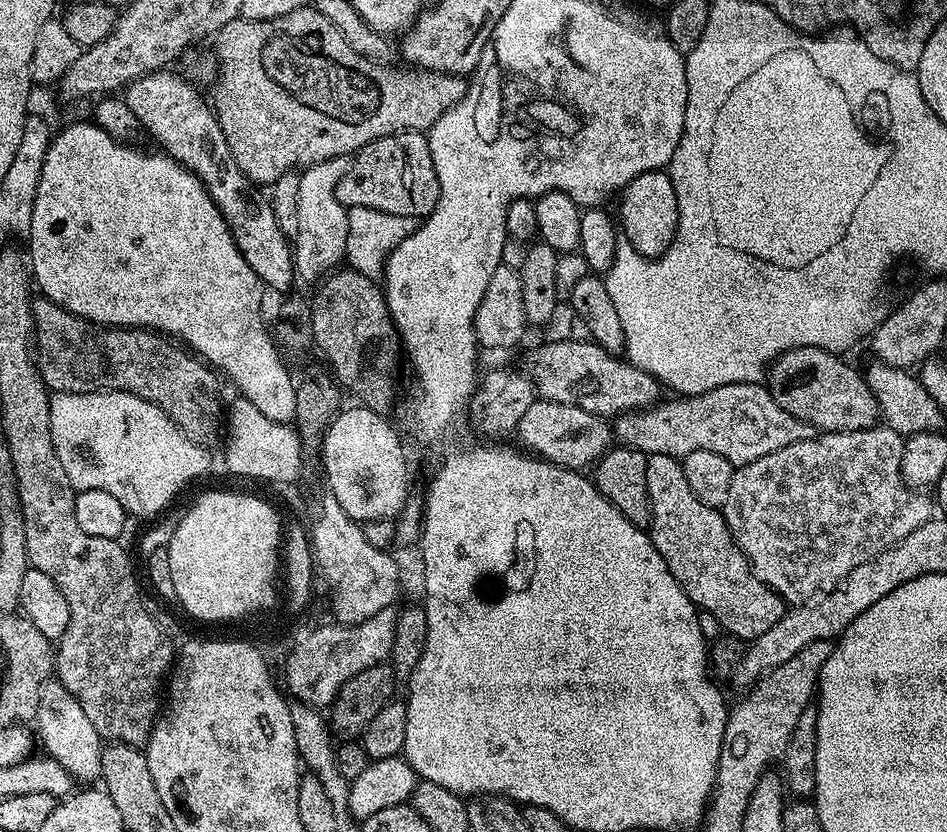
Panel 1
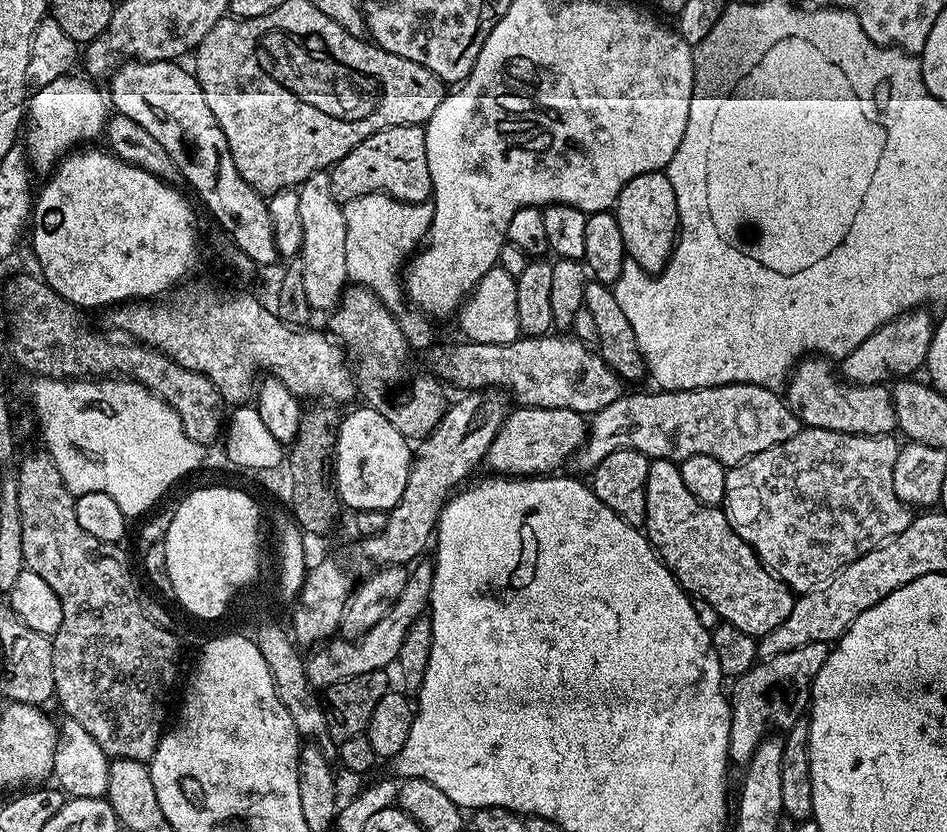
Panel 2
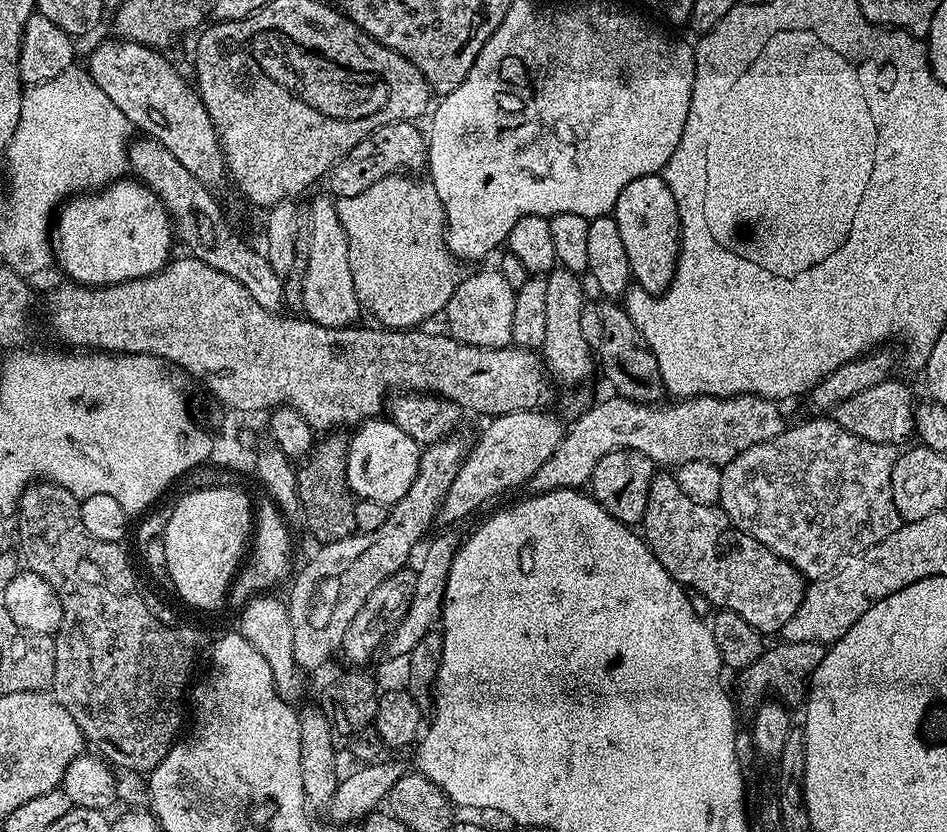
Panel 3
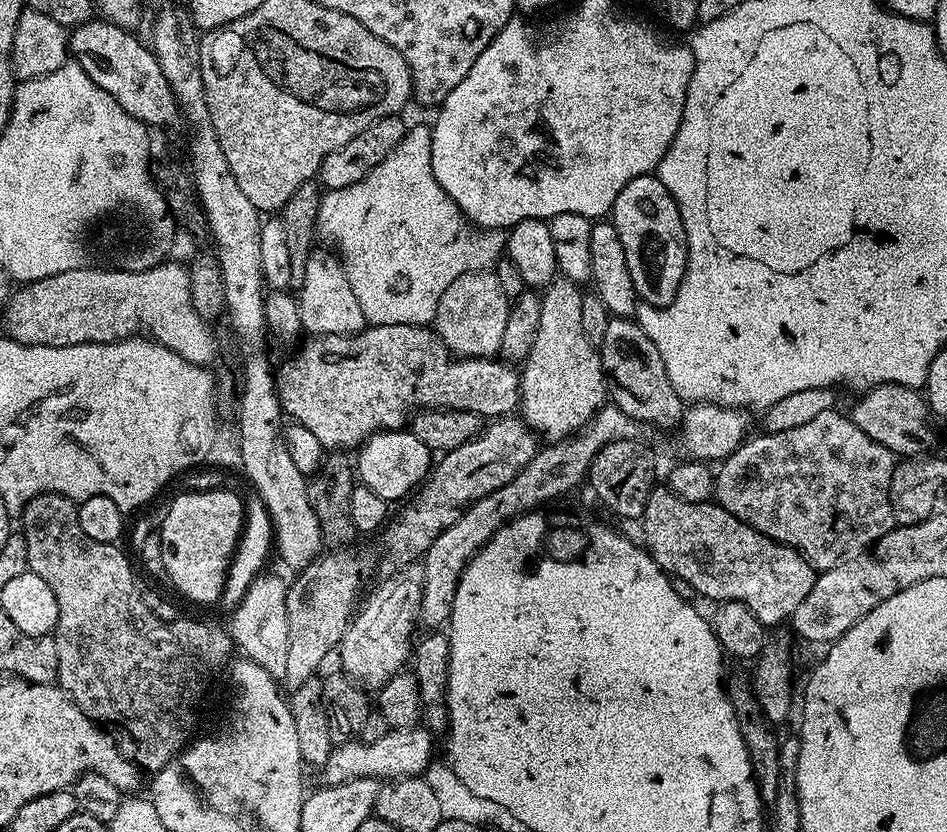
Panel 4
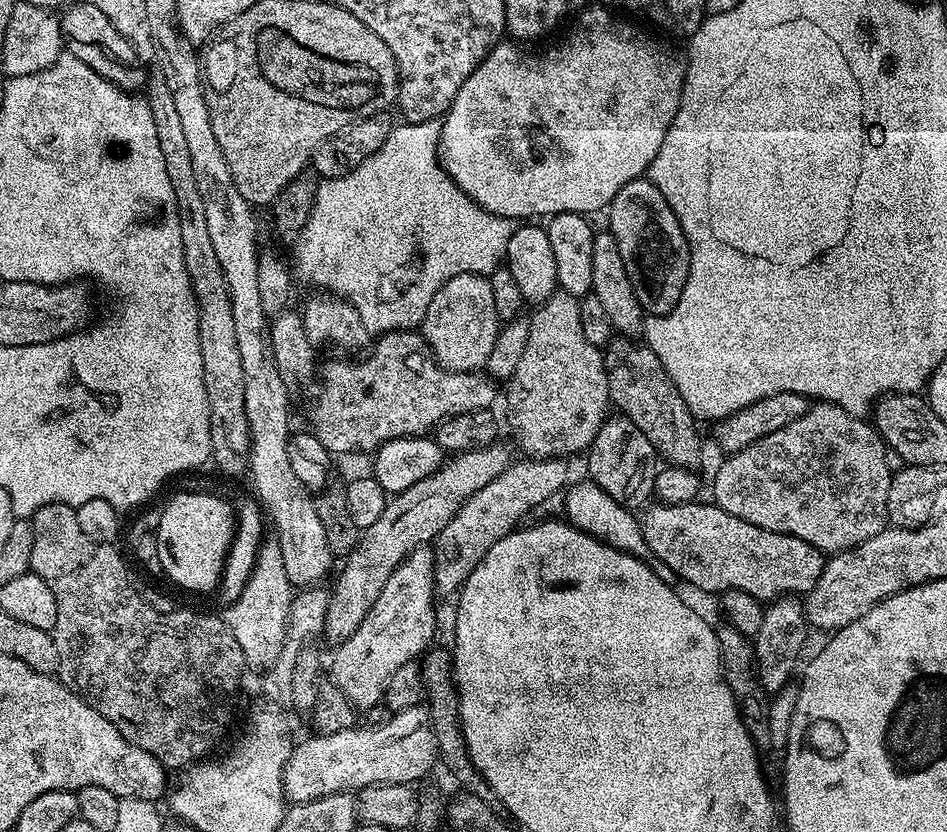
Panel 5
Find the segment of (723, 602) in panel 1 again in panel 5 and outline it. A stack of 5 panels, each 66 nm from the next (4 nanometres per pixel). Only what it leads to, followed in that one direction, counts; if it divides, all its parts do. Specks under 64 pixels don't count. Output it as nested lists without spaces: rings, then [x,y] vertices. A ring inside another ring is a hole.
[[[656,502],[643,513],[645,516],[639,521],[651,555],[670,566],[684,584],[693,584],[704,592],[715,594],[732,590],[745,591],[761,602],[771,602],[785,594],[806,594],[818,582],[818,578],[822,578],[825,553],[810,546],[810,542],[802,542],[802,538],[794,538],[790,534],[762,530],[762,526],[754,526],[742,518],[734,518],[734,514],[722,510],[714,502],[700,503]]]

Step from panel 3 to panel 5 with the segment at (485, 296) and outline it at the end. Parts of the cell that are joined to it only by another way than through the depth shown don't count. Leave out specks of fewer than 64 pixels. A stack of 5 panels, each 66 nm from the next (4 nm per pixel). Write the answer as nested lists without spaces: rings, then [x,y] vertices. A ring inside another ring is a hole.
[[[458,274],[434,294],[430,306],[426,310],[426,318],[422,325],[424,341],[432,357],[448,372],[480,372],[487,365],[490,350],[494,350],[496,336],[500,333],[502,321],[494,306],[494,290],[488,276],[478,274]]]

